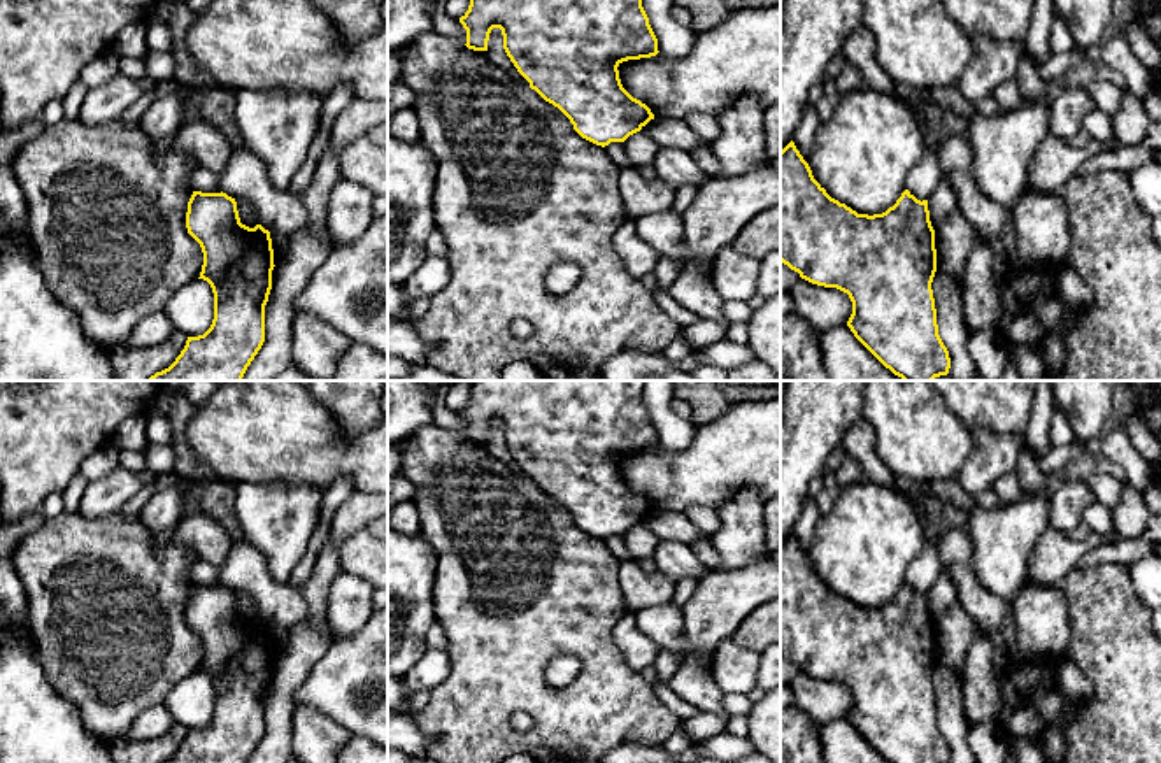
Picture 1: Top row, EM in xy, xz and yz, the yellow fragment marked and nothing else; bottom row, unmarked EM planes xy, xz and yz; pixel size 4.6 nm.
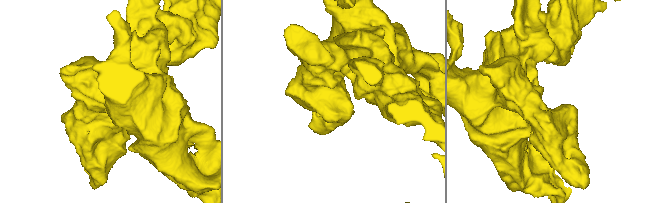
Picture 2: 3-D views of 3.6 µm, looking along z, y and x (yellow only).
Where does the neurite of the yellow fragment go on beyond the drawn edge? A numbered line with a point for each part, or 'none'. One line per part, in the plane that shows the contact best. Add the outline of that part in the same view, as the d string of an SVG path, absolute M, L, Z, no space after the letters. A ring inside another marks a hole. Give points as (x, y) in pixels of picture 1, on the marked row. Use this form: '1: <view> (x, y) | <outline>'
none

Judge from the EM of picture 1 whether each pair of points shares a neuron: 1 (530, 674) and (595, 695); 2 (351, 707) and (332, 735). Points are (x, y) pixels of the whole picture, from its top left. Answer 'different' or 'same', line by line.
1: same
2: different

